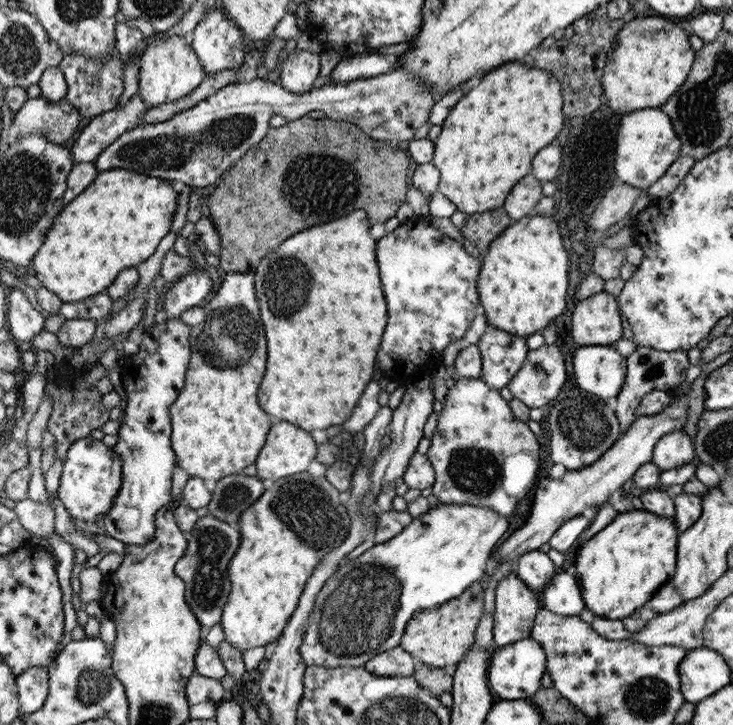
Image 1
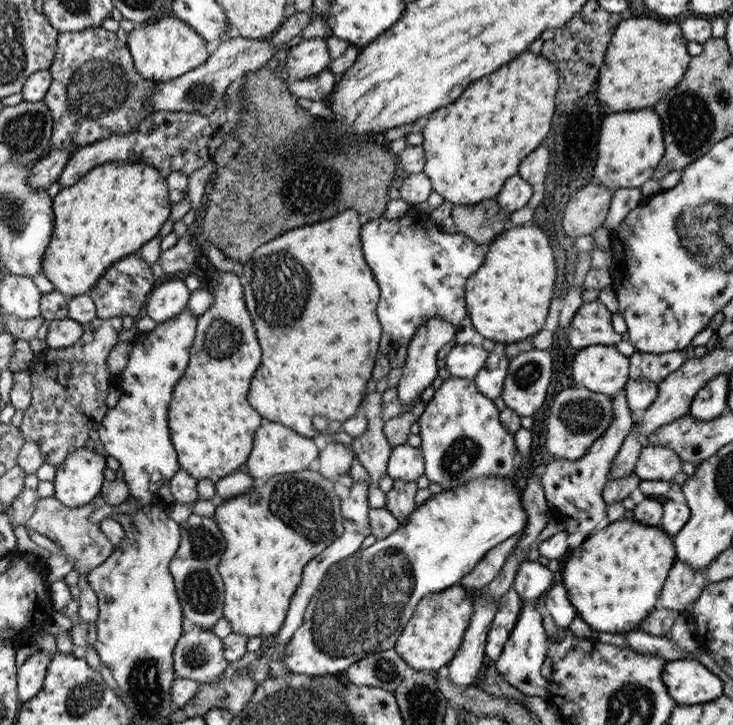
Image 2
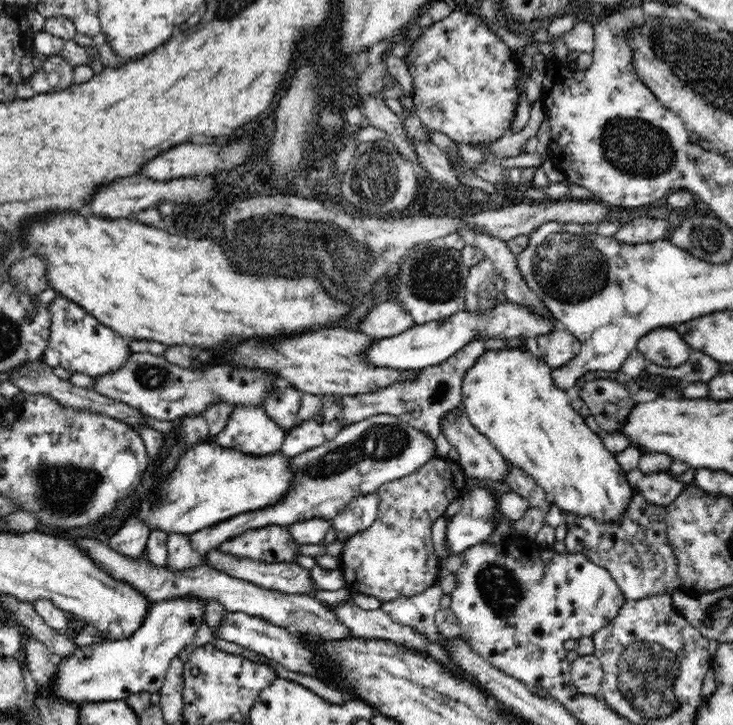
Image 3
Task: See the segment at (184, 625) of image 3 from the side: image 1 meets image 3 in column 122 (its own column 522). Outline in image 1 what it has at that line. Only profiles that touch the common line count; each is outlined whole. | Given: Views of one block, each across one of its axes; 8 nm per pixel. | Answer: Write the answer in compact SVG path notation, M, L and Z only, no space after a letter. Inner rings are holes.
M526 638L506 646L499 647L490 655L488 666L488 682L499 700L522 700L531 697L541 689L541 676L547 673L547 660L541 646Z

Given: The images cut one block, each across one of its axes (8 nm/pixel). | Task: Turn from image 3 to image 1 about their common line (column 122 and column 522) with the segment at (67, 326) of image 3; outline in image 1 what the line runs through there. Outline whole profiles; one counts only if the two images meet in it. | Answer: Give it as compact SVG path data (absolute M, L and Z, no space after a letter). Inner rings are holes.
M488 325L477 342L481 352L482 374L480 378L495 390L508 386L528 354L524 336L510 334Z

